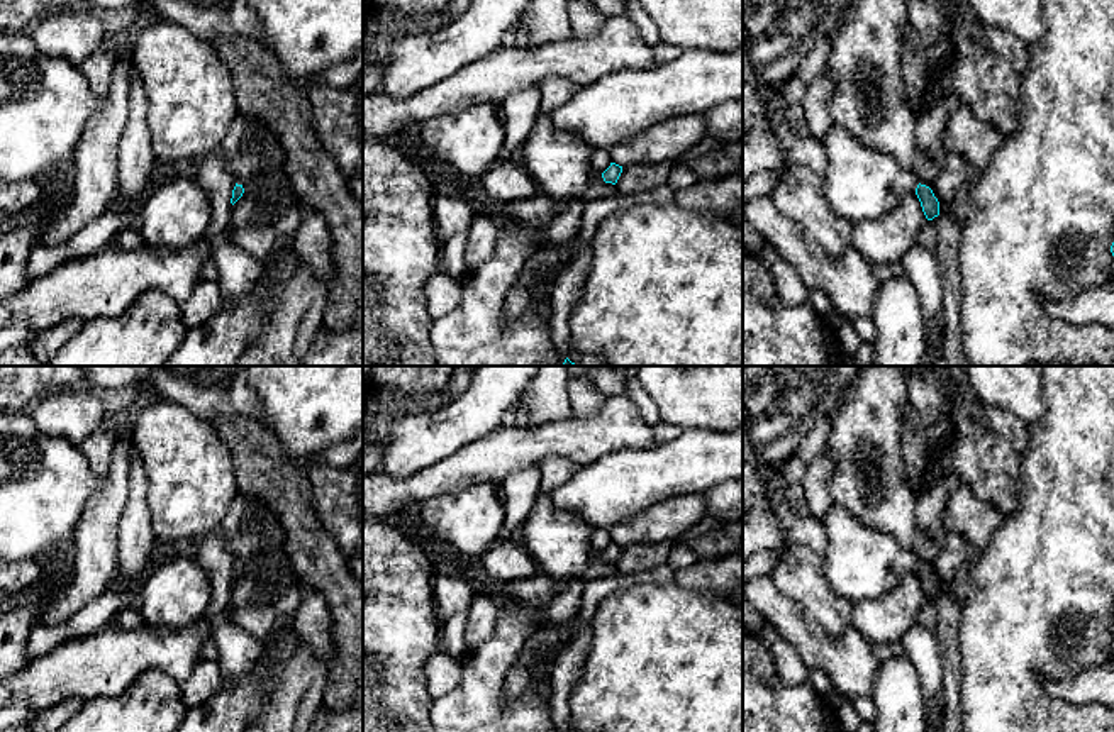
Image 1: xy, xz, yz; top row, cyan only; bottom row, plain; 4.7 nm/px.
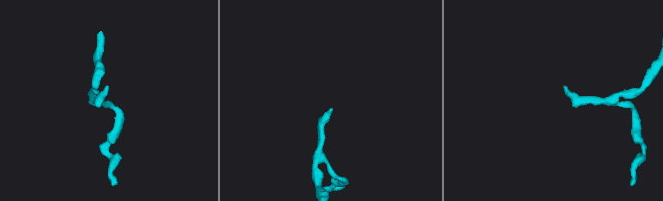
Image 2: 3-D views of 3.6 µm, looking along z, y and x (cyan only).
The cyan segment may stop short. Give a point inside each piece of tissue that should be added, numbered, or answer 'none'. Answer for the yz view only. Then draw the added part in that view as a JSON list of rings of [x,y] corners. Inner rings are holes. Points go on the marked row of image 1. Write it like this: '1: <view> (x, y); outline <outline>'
1: yz (860, 183); outline [[[833,124],[822,139],[827,154],[824,197],[833,214],[851,220],[875,220],[895,208],[919,185],[914,173],[858,142]]]

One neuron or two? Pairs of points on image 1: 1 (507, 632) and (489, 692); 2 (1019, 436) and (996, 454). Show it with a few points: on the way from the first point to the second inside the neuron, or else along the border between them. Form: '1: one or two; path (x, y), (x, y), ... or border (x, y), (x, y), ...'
1: one; path (504, 648), (489, 663), (489, 676)
2: two; border (980, 419), (1019, 454)

